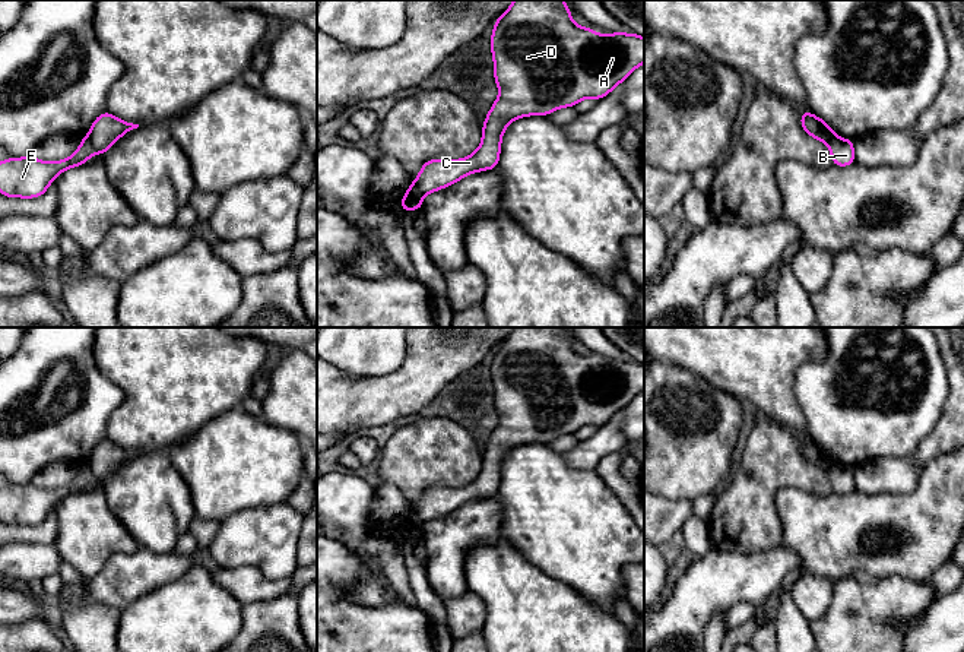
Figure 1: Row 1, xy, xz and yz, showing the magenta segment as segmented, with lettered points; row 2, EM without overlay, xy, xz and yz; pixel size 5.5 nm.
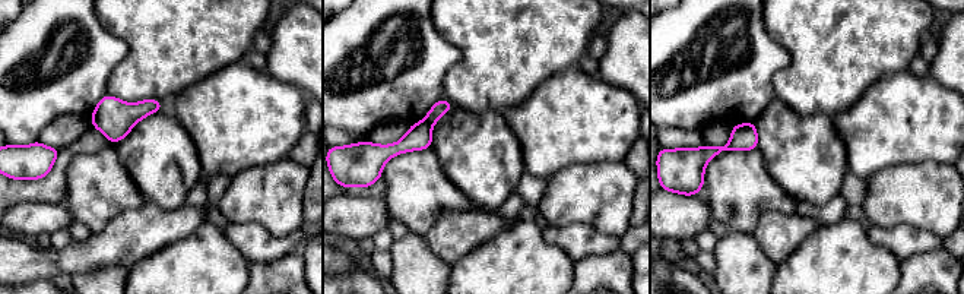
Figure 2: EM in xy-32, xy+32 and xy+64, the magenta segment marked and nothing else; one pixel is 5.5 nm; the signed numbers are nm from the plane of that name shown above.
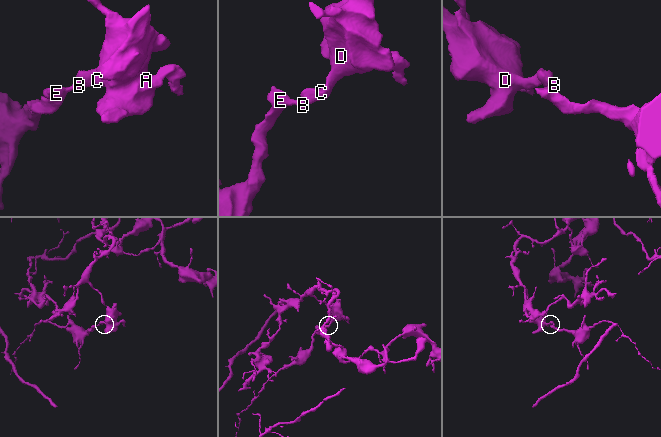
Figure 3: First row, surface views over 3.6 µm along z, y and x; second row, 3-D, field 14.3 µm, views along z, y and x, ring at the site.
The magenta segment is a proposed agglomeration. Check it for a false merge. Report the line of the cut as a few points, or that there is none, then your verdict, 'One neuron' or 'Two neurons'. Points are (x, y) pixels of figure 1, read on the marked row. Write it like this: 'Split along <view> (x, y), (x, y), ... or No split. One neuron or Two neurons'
Split along xy (86, 136), (97, 152). Two neurons

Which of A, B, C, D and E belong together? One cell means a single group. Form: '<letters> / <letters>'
A C D / B E

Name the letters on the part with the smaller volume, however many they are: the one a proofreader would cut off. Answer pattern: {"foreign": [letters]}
{"foreign": ["B", "E"]}

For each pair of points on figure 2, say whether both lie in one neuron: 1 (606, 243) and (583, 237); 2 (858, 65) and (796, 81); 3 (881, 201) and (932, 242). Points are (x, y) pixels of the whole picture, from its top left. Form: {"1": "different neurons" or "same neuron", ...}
{"1": "same neuron", "2": "same neuron", "3": "different neurons"}

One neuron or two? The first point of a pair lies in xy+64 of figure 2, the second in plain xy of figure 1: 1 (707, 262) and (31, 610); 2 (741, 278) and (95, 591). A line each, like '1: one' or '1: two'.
1: two
2: two

